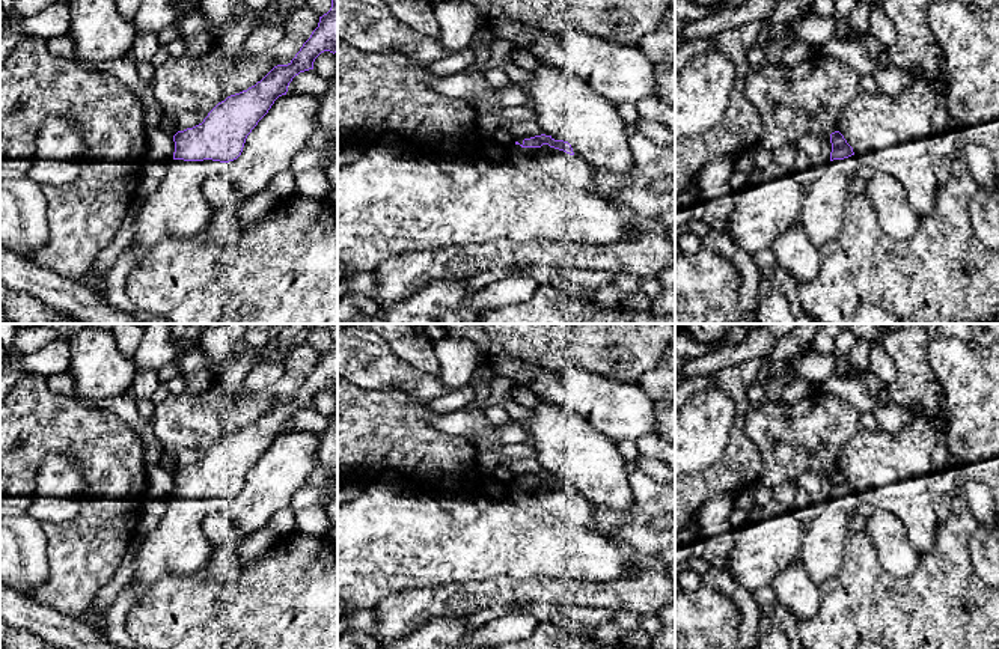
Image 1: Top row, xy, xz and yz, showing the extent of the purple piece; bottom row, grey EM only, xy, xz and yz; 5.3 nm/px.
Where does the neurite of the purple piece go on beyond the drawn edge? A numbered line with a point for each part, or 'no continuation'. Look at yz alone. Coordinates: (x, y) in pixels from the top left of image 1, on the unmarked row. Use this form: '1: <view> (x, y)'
1: yz (821, 551)

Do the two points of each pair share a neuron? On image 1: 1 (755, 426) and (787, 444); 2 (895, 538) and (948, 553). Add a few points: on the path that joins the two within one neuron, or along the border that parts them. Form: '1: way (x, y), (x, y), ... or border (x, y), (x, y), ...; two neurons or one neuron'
1: way (763, 426), (769, 426), (779, 437); one neuron
2: border (919, 556), (909, 575), (894, 577), (885, 568); two neurons

